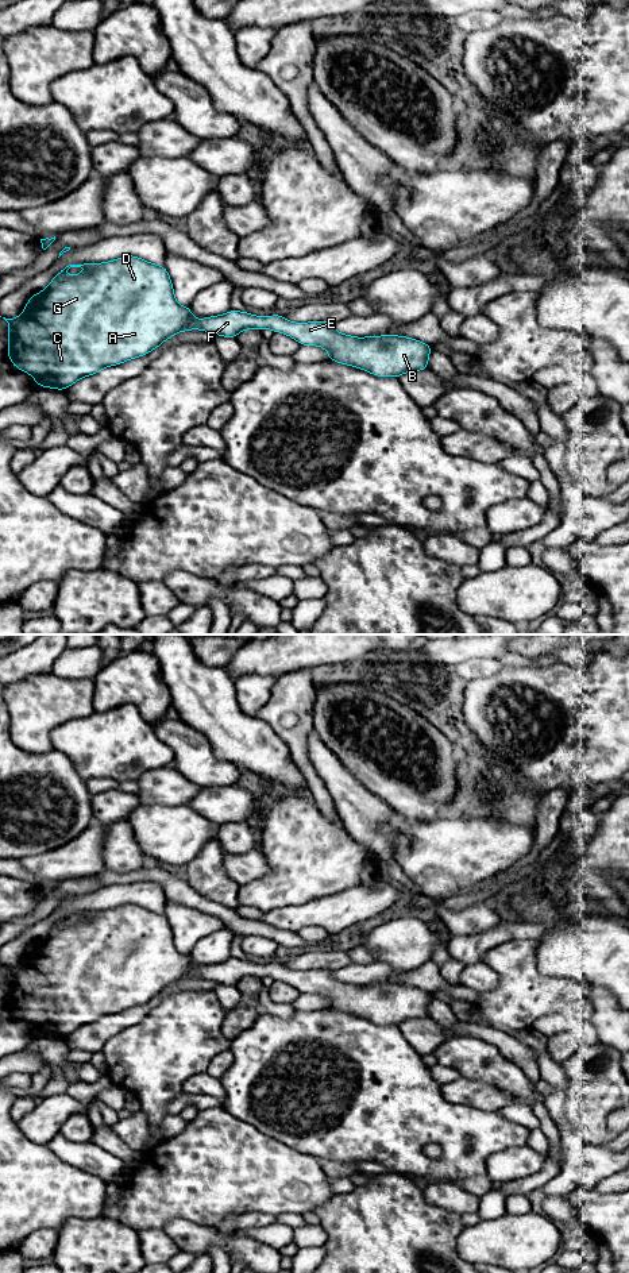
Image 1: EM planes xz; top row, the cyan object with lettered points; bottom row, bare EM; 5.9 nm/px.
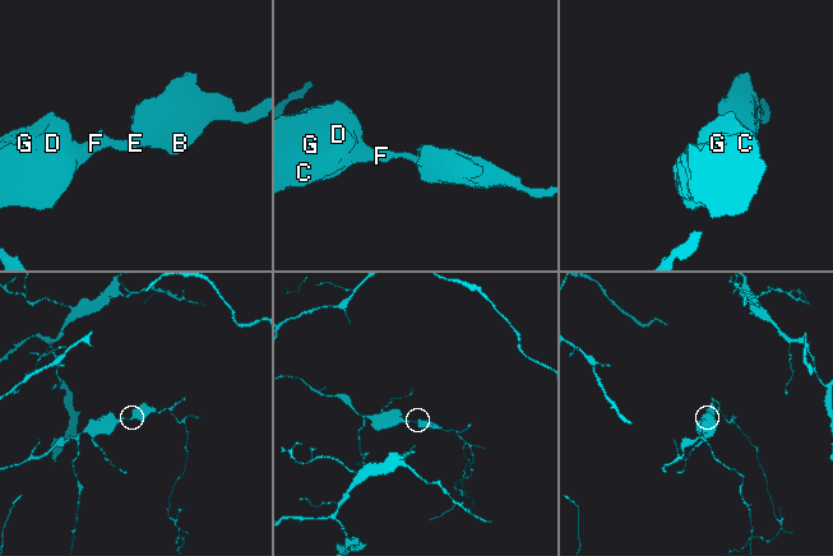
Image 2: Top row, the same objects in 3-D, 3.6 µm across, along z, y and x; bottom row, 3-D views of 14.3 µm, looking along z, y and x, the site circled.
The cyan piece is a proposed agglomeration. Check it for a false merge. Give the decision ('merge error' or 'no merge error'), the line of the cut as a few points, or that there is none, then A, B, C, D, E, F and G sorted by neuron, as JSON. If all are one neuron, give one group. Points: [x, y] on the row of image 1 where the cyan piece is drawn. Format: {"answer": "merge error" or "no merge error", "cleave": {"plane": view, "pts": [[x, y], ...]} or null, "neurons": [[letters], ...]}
{"answer": "no merge error", "cleave": null, "neurons": [["A", "B", "C", "D", "E", "F", "G"]]}

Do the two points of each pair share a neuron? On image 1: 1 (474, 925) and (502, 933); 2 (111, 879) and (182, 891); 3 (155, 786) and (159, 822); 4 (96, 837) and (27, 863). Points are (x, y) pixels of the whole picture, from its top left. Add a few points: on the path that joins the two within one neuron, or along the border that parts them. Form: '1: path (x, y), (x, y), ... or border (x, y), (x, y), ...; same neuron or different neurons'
1: border (501, 919), (494, 926), (482, 932), (458, 936); different neurons
2: path (128, 878), (157, 875), (165, 879); same neuron
3: border (141, 803), (186, 805); different neurons
4: path (78, 855), (65, 863), (45, 863); same neuron

